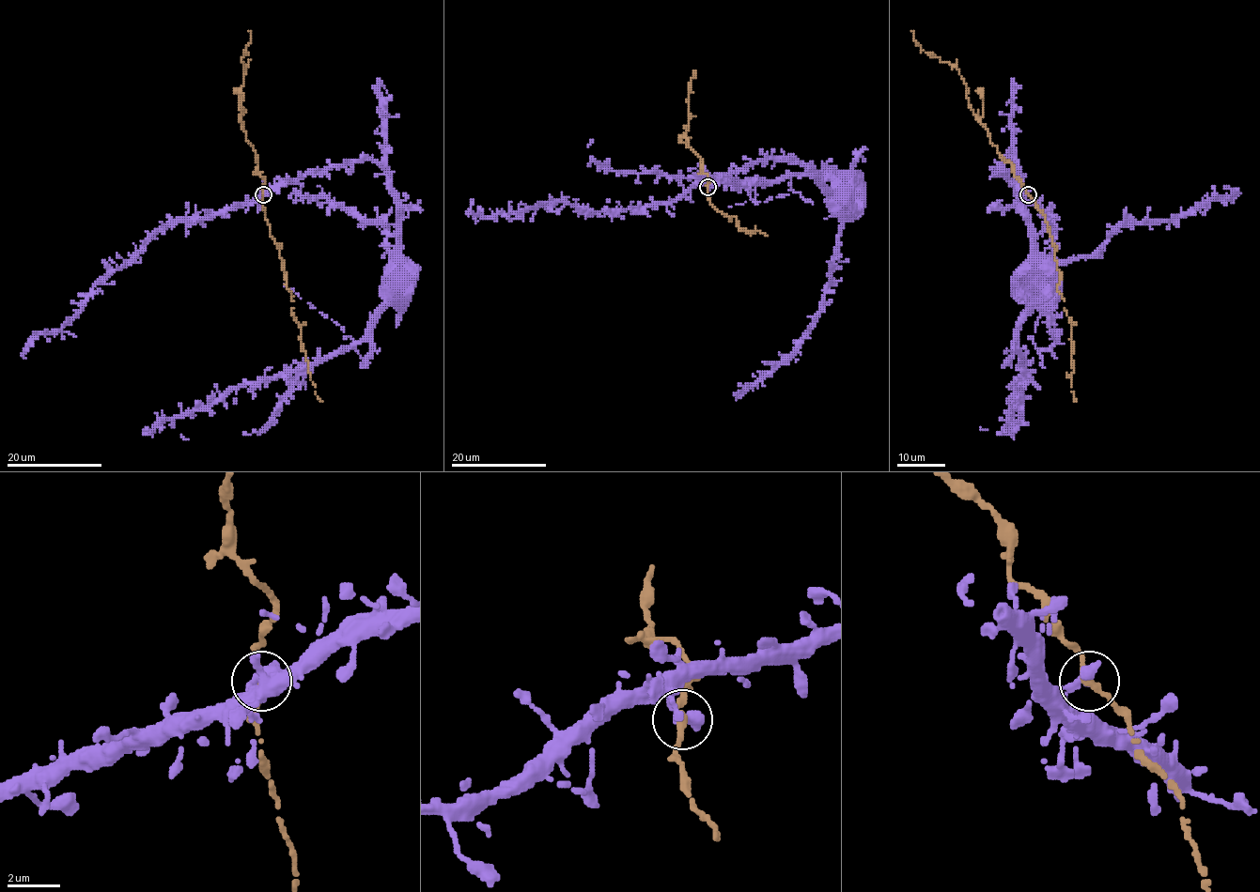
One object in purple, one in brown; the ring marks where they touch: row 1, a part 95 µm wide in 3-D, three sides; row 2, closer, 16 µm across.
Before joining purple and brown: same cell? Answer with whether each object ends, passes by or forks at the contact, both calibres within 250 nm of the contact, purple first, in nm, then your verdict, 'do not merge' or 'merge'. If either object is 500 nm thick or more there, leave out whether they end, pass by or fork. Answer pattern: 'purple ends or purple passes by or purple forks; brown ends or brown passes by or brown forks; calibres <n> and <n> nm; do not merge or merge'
calibres 500 and 220 nm; merge

